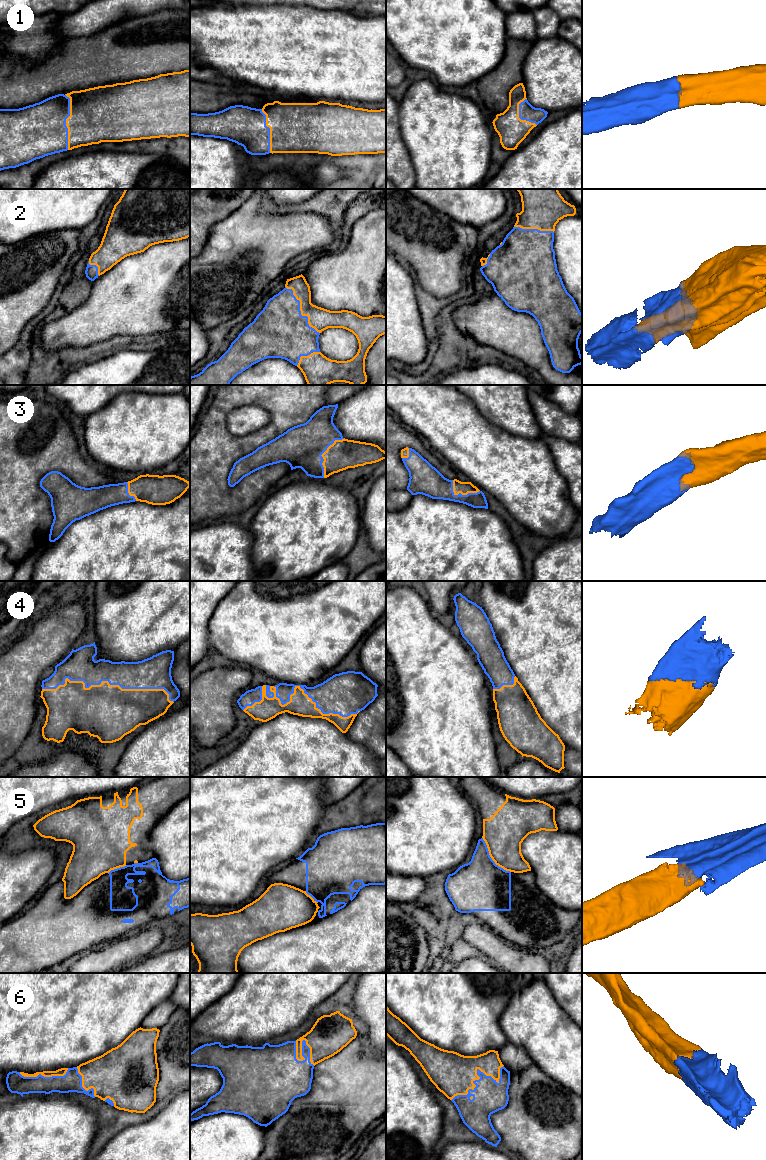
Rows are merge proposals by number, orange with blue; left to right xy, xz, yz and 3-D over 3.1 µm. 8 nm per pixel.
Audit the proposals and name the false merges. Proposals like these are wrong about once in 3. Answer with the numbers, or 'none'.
5

